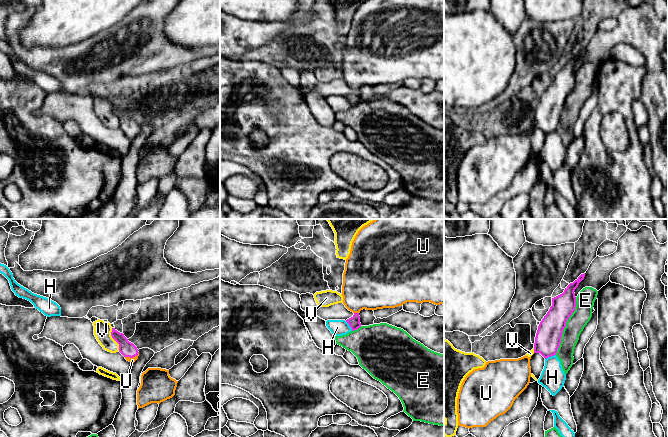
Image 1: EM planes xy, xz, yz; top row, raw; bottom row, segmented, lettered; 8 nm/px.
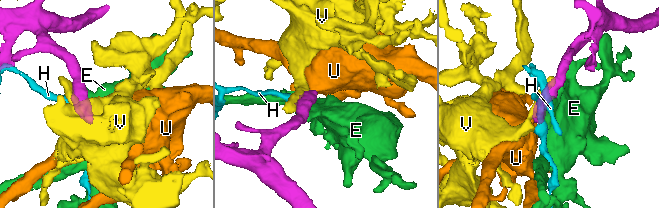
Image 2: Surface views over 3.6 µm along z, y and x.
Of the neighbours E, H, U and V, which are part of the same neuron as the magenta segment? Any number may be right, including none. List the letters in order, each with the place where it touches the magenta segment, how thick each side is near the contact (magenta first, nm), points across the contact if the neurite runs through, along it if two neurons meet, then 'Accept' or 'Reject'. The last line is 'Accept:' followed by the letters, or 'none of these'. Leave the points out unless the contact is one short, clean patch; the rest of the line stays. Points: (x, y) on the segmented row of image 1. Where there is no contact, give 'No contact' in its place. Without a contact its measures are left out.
E: Touches magenta at yz (565, 326). Thickness 200 nm (magenta) against 150 nm. Reject
H: Touches magenta at yz (550, 356). Thickness 200 nm (magenta) against 190 nm. Reject
U: Touches magenta at xz (356, 313). Thickness 100 nm (magenta) against 400 nm. Path across: xz (354, 322), (356, 313), (356, 297), (367, 284). Accept
V: Touches magenta at xy (113, 338). Thickness 120 nm (magenta) against 140 nm. Reject
Accept: U

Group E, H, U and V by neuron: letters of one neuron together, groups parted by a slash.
E / H / U / V

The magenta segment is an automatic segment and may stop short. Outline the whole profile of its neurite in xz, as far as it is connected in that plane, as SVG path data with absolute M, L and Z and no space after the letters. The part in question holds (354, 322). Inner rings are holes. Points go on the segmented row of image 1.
M374 219L356 234L345 263L343 304L354 313L346 322L352 331L361 327L361 310L395 308L407 302L444 305L444 219Z

